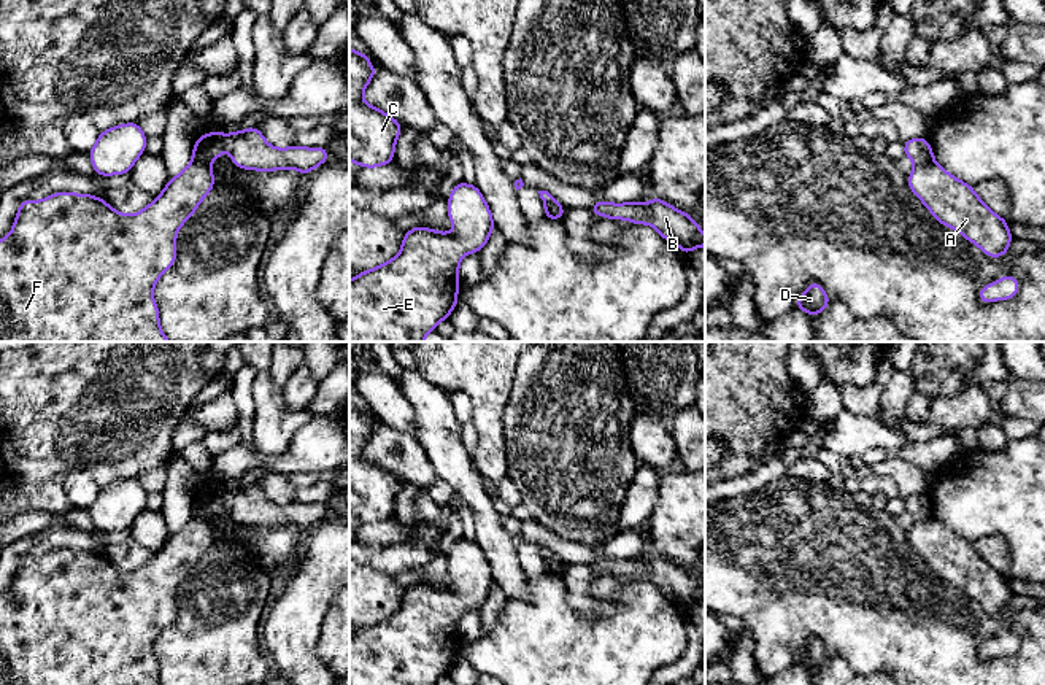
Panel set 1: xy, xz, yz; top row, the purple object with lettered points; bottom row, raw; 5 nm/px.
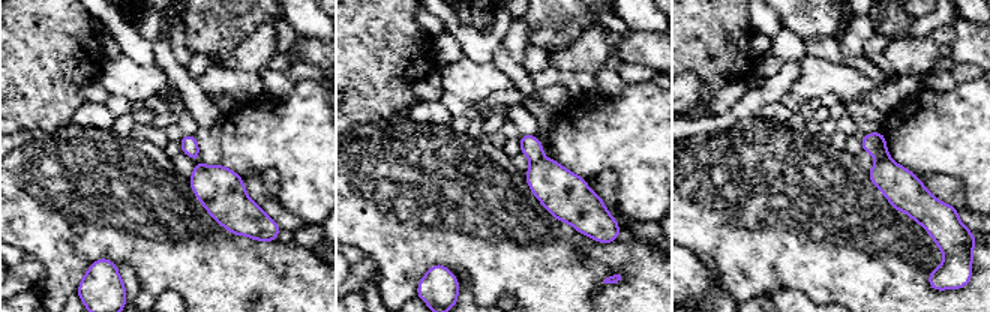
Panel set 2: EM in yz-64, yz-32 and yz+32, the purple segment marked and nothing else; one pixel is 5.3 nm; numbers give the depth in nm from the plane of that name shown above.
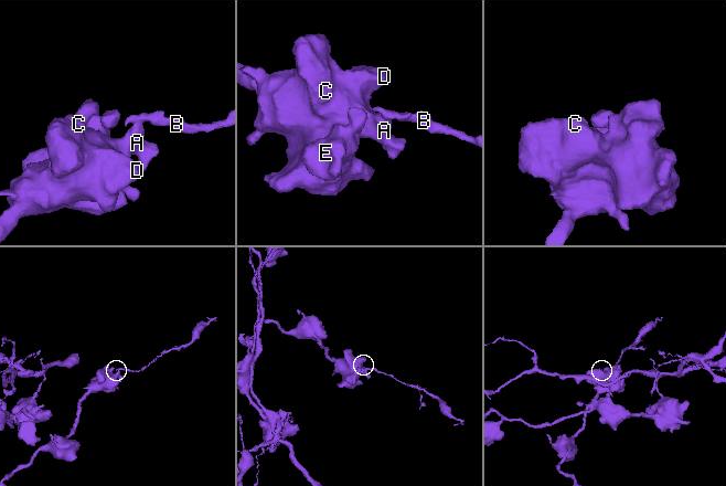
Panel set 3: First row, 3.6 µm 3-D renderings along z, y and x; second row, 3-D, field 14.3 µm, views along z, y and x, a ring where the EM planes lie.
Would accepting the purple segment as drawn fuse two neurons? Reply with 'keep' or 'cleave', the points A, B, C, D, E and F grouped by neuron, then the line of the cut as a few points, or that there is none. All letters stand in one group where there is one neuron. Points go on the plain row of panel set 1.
cleave; A C D E F / B; cut in yz along (933, 514), (915, 523)

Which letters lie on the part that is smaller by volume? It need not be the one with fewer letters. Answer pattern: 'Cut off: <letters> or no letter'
Cut off: B

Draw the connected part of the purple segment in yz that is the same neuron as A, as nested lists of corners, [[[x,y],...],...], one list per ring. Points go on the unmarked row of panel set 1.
[[[934,515],[915,523],[907,537],[940,580],[958,586],[989,613],[1008,609],[1013,593],[1007,575],[991,567],[970,540],[943,526]]]

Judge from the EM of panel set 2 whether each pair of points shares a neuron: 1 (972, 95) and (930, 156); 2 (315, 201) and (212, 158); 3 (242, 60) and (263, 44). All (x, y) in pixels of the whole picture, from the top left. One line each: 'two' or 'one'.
1: one
2: two
3: one

